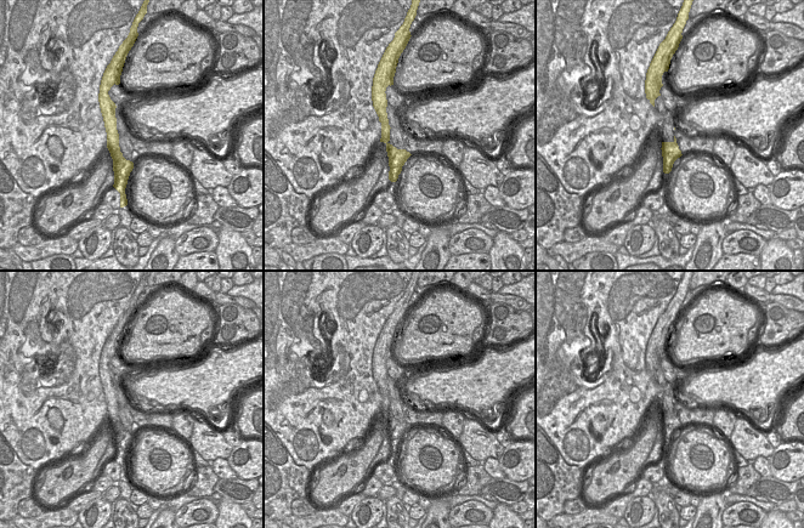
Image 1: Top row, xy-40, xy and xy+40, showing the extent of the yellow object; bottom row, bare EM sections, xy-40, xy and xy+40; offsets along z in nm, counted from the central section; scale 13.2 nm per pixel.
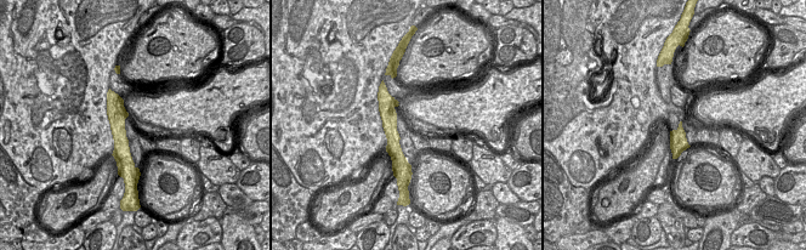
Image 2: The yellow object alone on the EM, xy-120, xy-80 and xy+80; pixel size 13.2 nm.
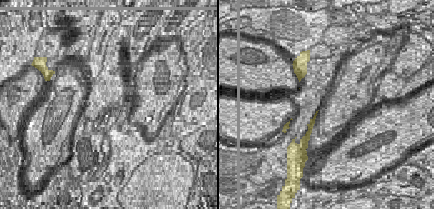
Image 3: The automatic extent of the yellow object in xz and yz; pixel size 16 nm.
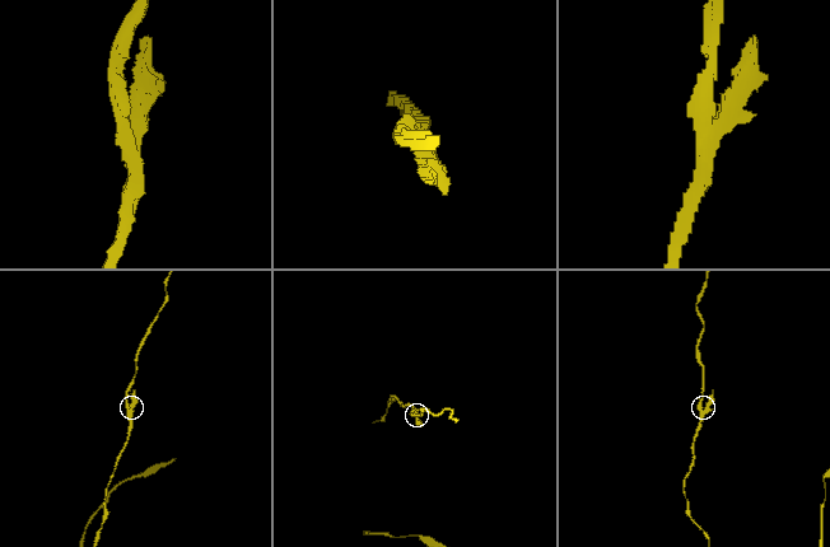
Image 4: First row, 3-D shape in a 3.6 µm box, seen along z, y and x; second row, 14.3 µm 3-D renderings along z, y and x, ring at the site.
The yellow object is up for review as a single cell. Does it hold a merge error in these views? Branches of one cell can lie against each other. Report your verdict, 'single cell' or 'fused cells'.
fused cells

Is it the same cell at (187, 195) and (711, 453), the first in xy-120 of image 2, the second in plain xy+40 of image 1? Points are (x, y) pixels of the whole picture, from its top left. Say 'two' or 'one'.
one

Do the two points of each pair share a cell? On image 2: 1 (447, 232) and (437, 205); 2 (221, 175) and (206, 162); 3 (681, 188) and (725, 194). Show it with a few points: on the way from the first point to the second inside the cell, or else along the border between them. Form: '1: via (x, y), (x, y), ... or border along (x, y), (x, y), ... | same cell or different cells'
1: border along (460, 214), (450, 219) | different cells
2: via (217, 171), (210, 164) | same cell
3: via (692, 188), (714, 192) | same cell

